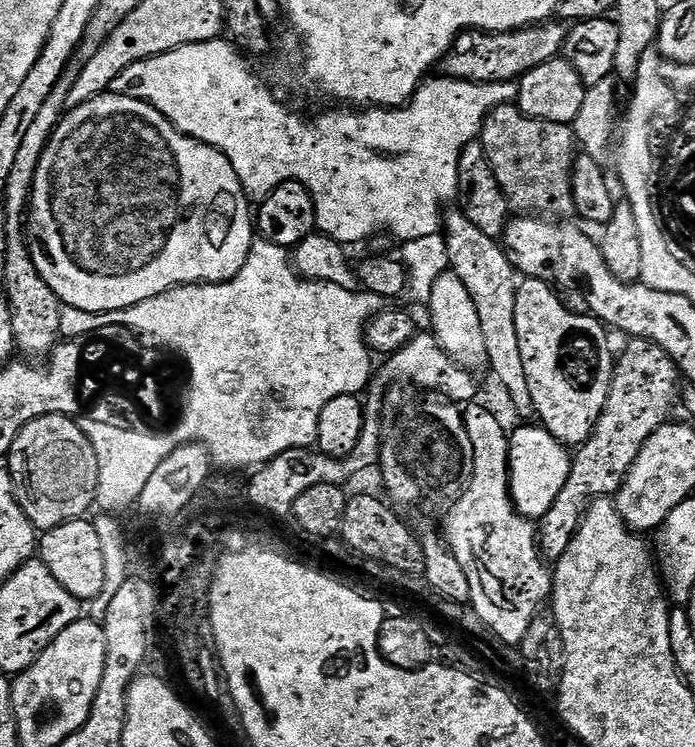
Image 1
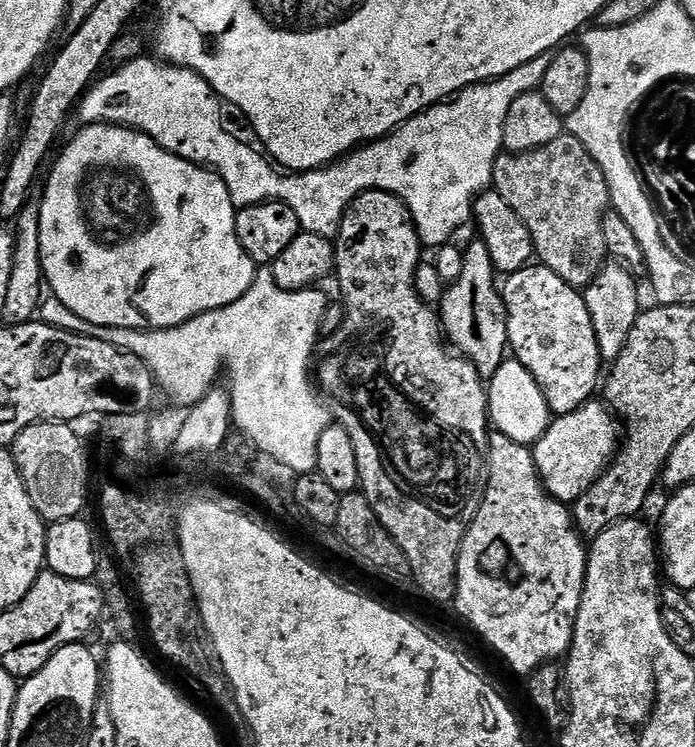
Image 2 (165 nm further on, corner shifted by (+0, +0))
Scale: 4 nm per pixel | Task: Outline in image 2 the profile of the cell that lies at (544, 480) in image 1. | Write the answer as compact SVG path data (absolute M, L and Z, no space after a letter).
M593 398L584 403L581 408L574 408L564 416L556 416L540 440L536 441L532 448L532 457L536 463L536 472L544 483L545 492L555 500L559 500L561 504L572 506L578 498L582 498L582 494L586 494L586 490L590 490L590 486L594 486L594 482L604 473L613 459L617 448L617 417L613 415L607 404Z

